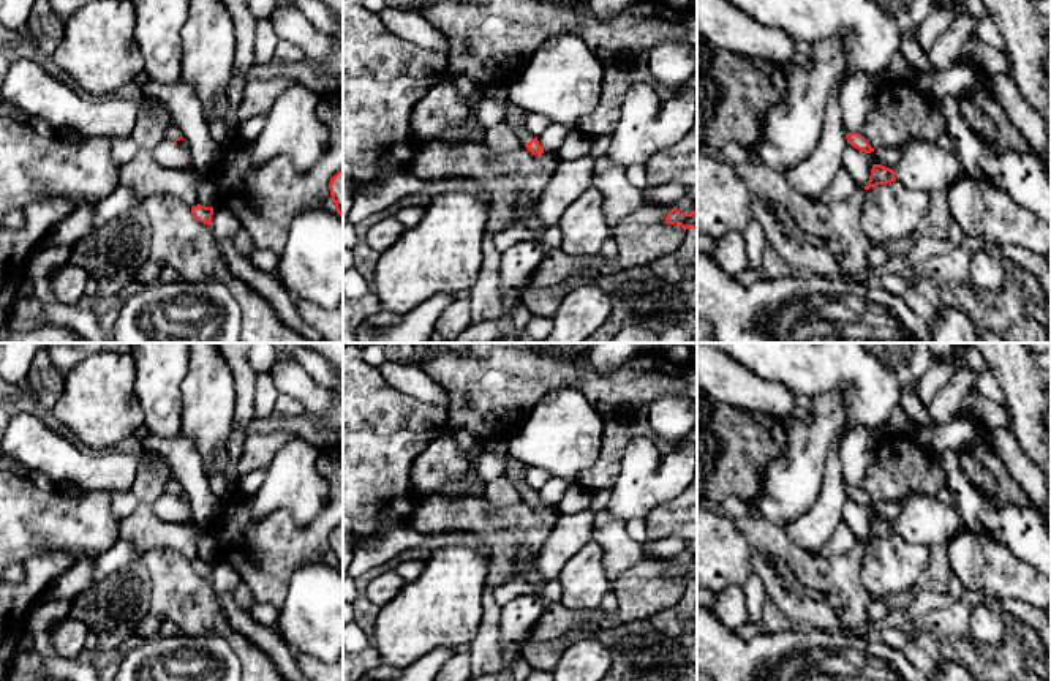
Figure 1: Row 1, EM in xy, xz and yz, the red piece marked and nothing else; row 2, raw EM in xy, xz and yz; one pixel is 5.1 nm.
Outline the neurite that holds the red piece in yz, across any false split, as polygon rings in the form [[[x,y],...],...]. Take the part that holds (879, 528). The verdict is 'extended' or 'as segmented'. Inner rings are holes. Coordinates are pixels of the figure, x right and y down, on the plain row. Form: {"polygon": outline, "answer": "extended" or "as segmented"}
{"polygon": [[[874,518],[865,544],[874,542],[874,540],[883,539],[883,537],[891,537],[895,534],[896,534],[896,531],[895,531],[893,523],[885,521],[882,518]]], "answer": "as segmented"}

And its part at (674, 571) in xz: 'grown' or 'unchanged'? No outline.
unchanged

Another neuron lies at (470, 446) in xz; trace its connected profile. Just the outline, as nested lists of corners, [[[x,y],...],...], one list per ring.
[[[457,431],[452,435],[452,438],[457,441],[460,453],[469,463],[468,472],[471,476],[477,476],[476,463],[479,455],[482,453],[480,438],[468,431]]]

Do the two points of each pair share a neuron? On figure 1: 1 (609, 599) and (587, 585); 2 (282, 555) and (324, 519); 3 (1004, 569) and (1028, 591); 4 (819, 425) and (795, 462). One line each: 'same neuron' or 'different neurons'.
1: different neurons
2: same neuron
3: same neuron
4: same neuron

